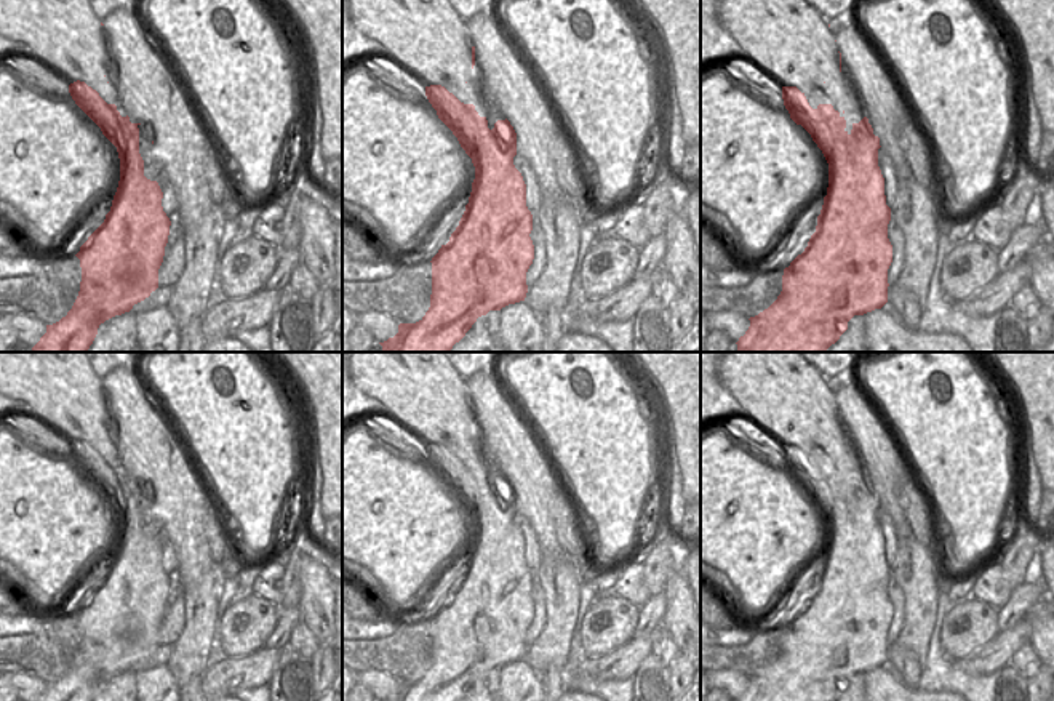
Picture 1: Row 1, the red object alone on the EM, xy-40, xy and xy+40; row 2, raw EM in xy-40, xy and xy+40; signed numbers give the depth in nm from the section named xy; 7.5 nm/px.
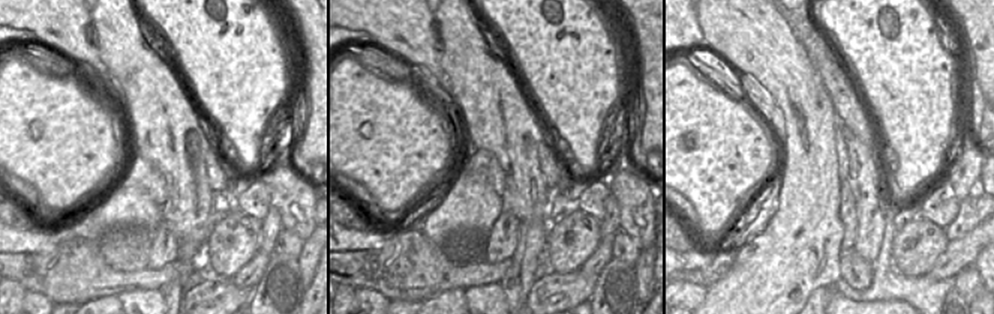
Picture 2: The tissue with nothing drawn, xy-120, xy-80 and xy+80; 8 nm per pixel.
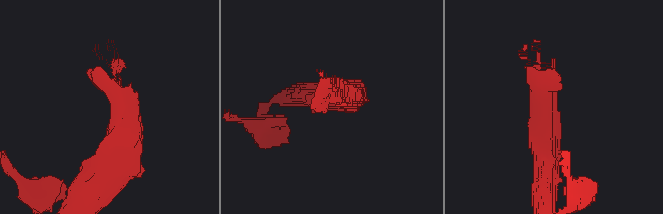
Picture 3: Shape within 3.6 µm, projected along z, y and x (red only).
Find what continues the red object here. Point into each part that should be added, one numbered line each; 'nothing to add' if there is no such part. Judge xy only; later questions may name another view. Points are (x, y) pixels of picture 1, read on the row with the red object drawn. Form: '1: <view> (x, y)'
1: xy (429, 39)

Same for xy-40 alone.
1: xy-40 (66, 36)

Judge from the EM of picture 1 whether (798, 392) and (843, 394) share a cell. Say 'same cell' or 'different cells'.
different cells

